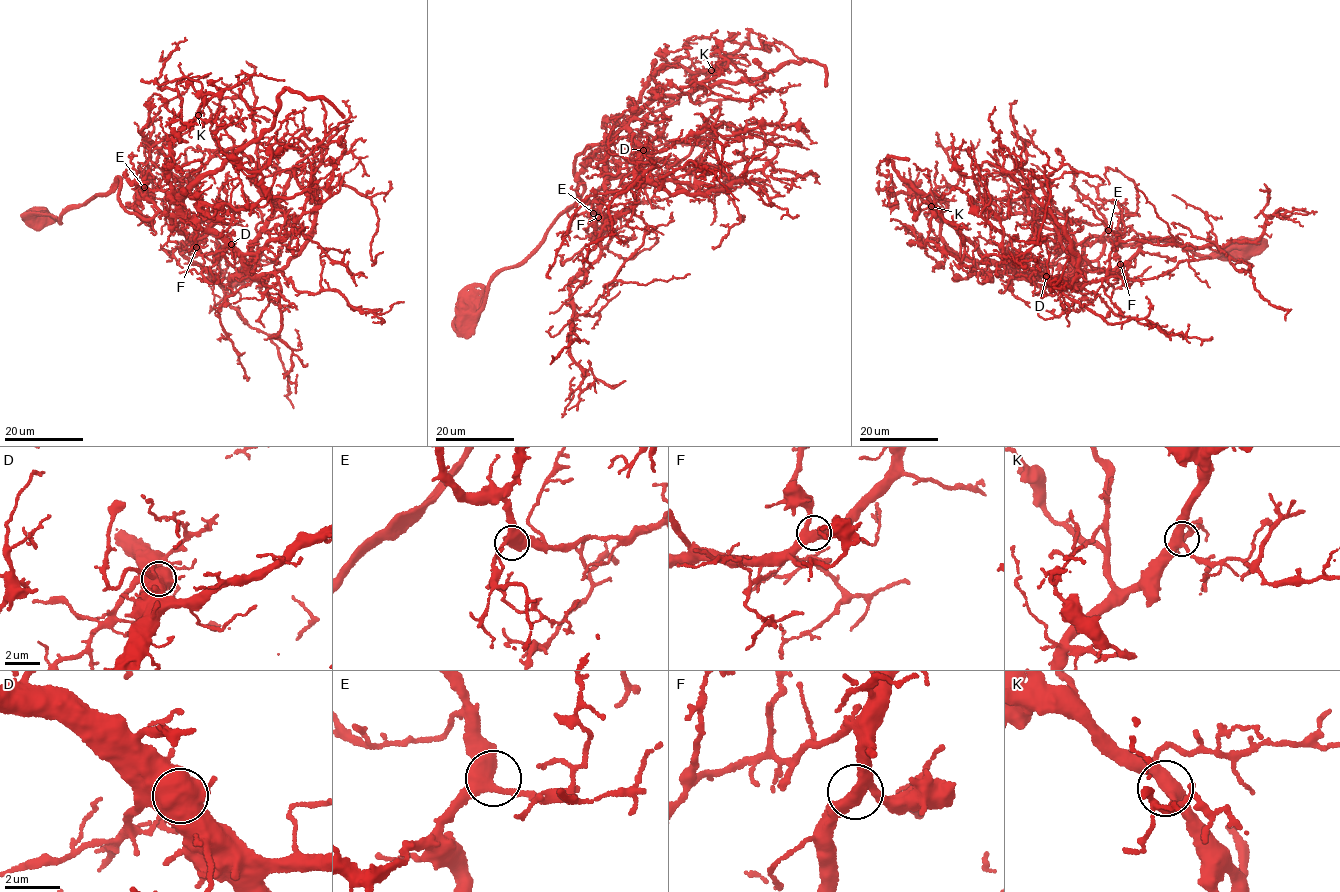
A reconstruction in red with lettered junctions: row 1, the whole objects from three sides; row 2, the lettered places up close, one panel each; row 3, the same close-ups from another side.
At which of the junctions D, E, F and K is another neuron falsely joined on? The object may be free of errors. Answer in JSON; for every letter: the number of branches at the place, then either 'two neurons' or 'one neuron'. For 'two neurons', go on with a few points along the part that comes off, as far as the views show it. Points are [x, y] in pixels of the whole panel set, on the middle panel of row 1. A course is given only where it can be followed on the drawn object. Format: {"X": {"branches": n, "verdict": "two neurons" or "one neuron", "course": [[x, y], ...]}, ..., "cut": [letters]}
{"D": {"branches": 3, "verdict": "one neuron"}, "E": {"branches": 3, "verdict": "one neuron"}, "F": {"branches": 3, "verdict": "one neuron"}, "K": {"branches": 3, "verdict": "one neuron"}, "cut": []}

